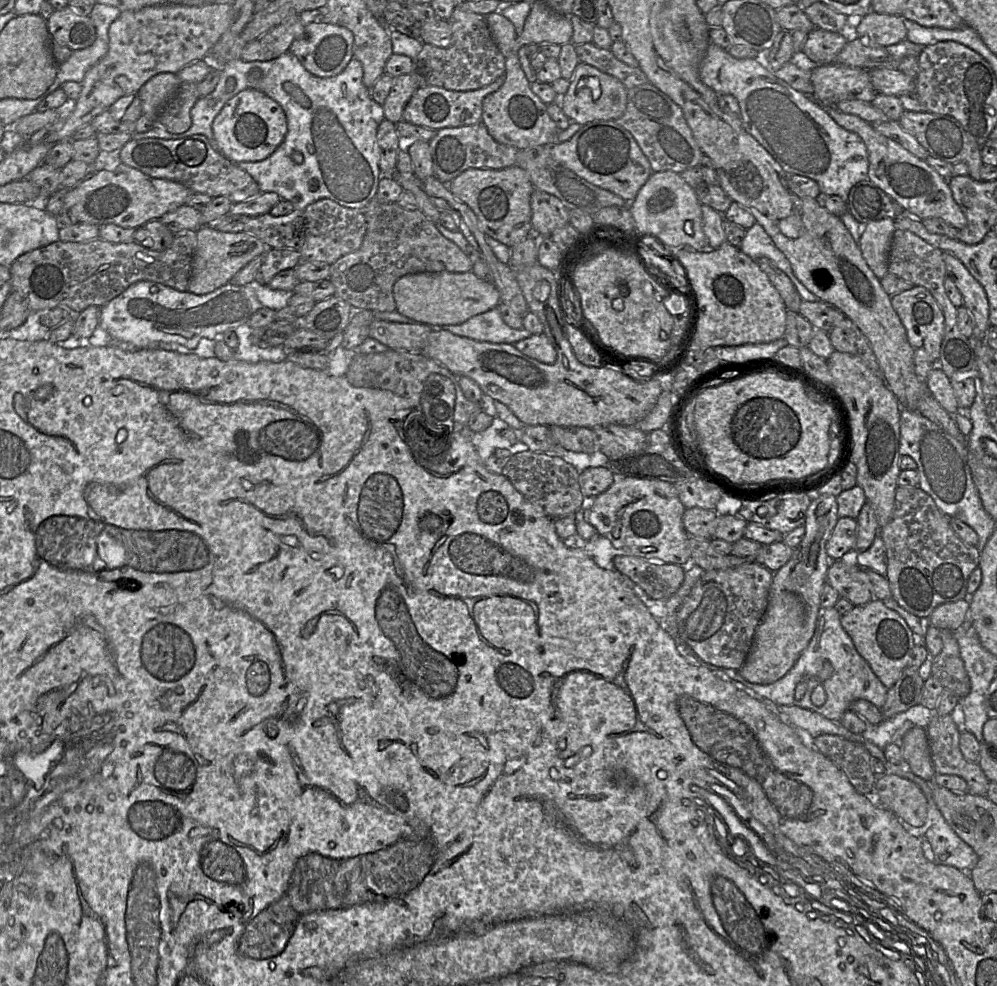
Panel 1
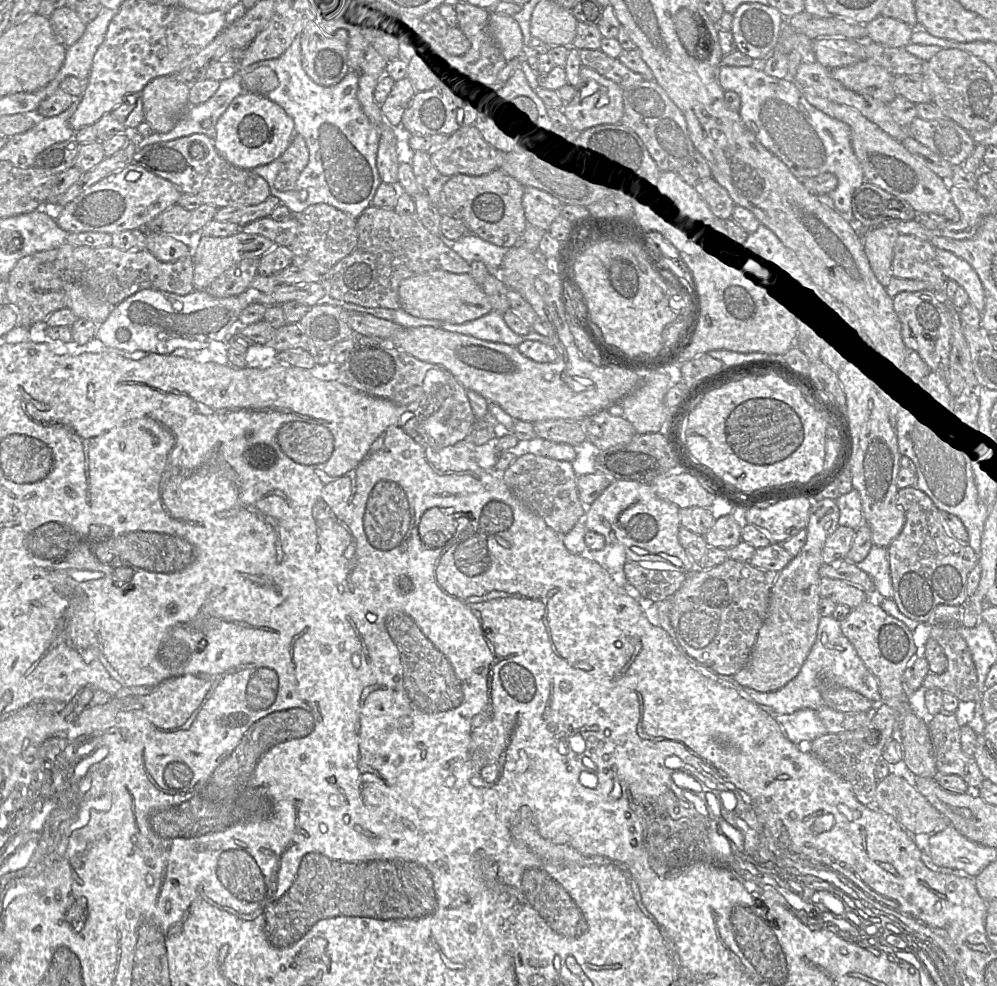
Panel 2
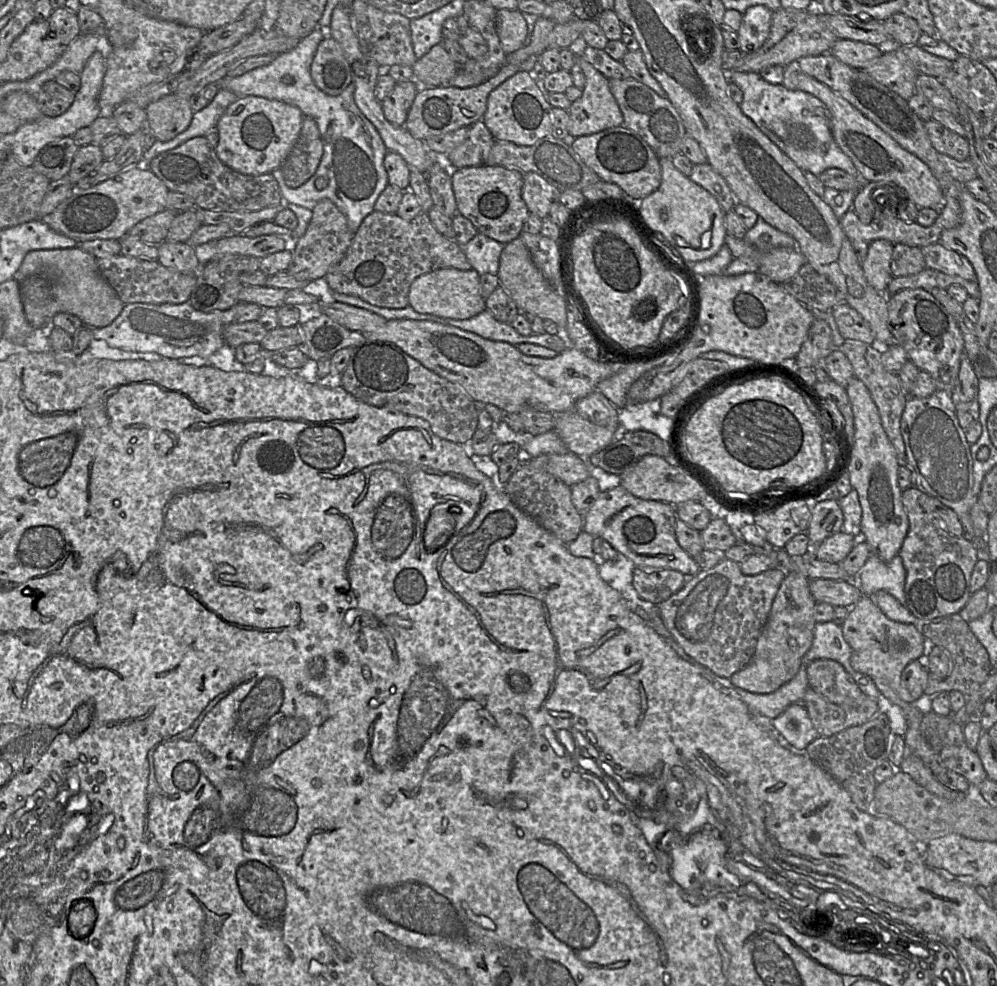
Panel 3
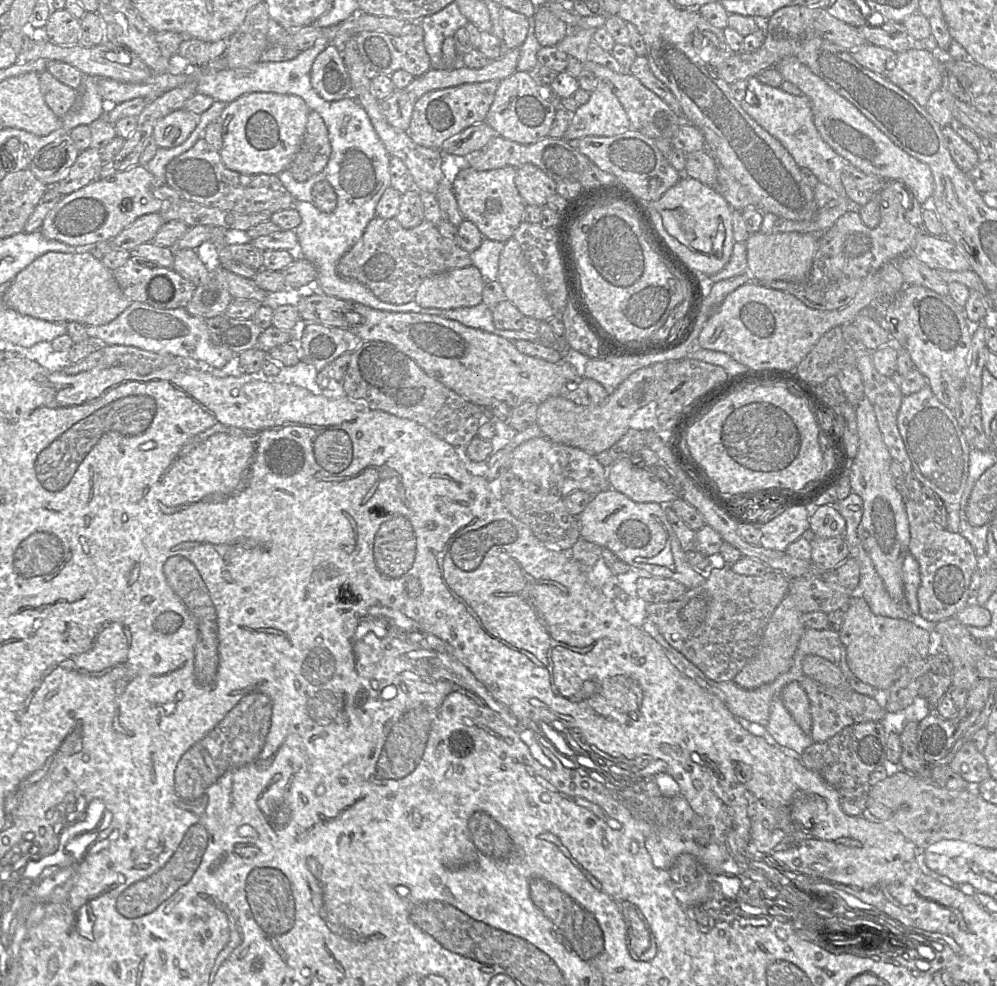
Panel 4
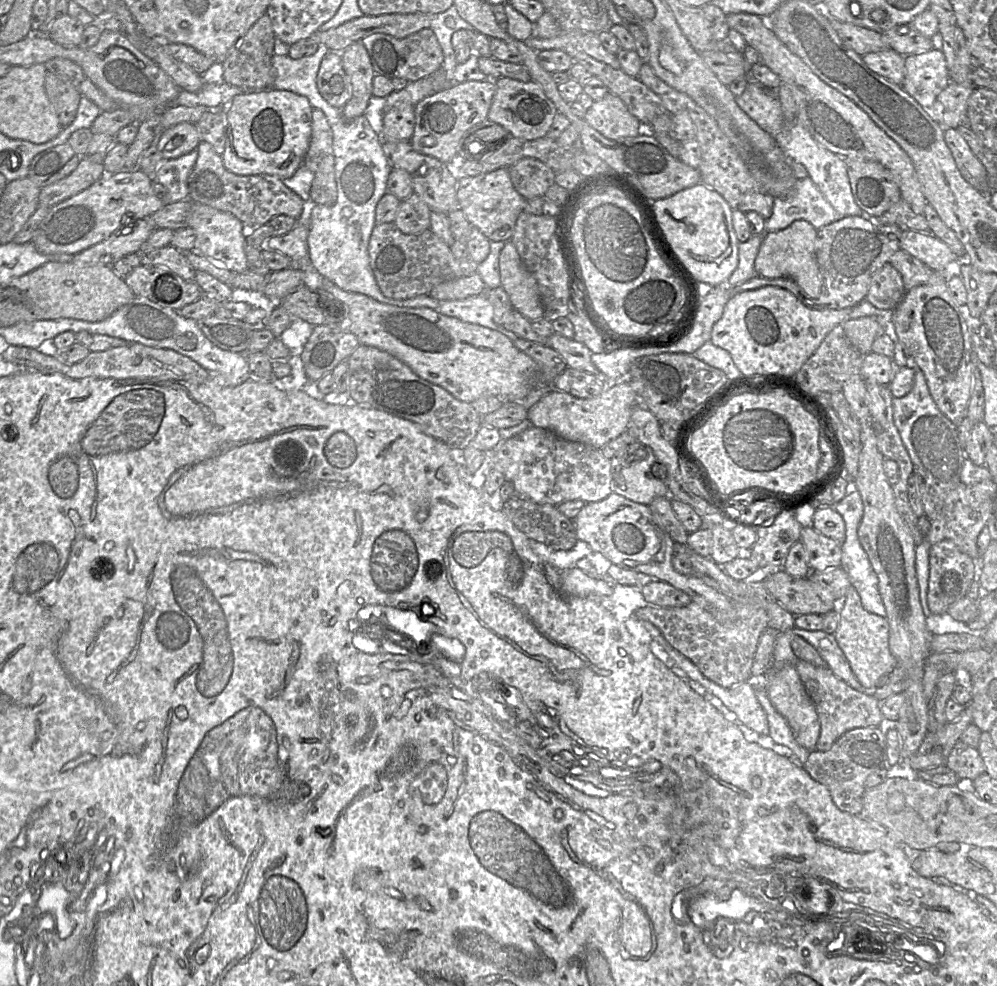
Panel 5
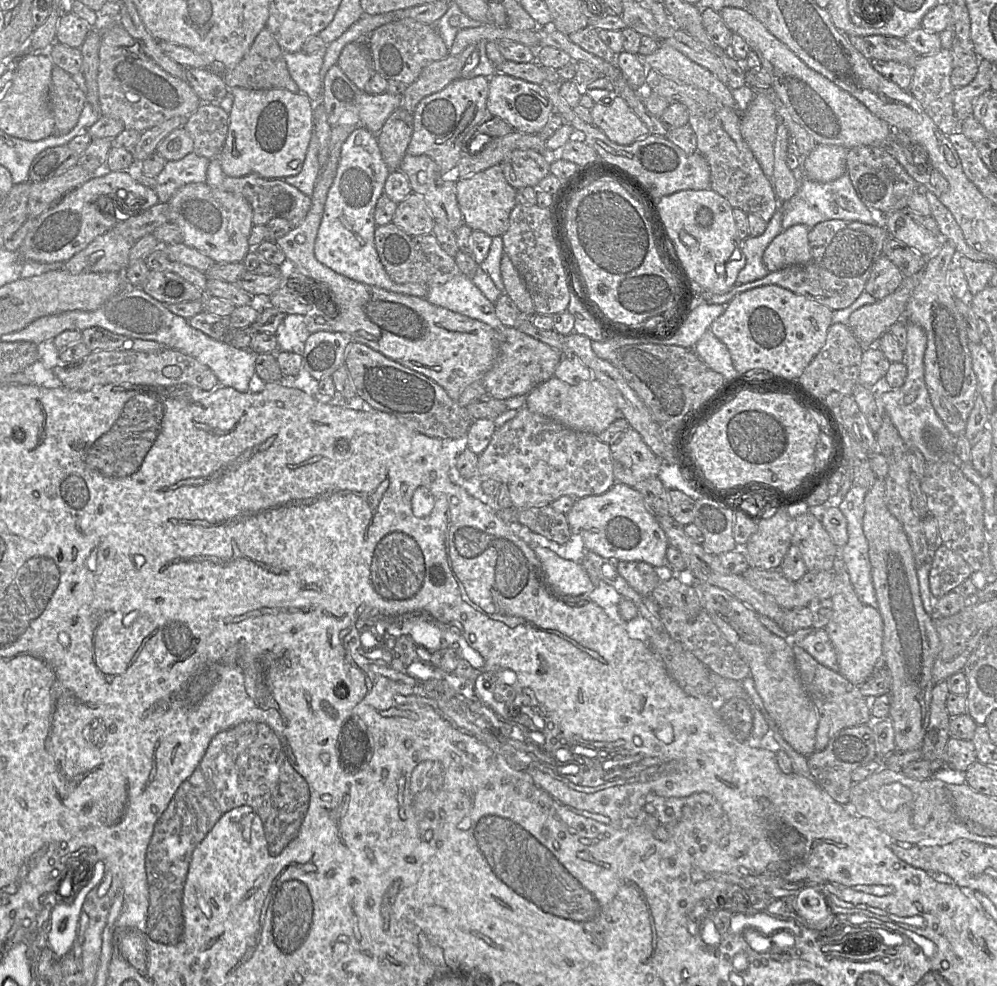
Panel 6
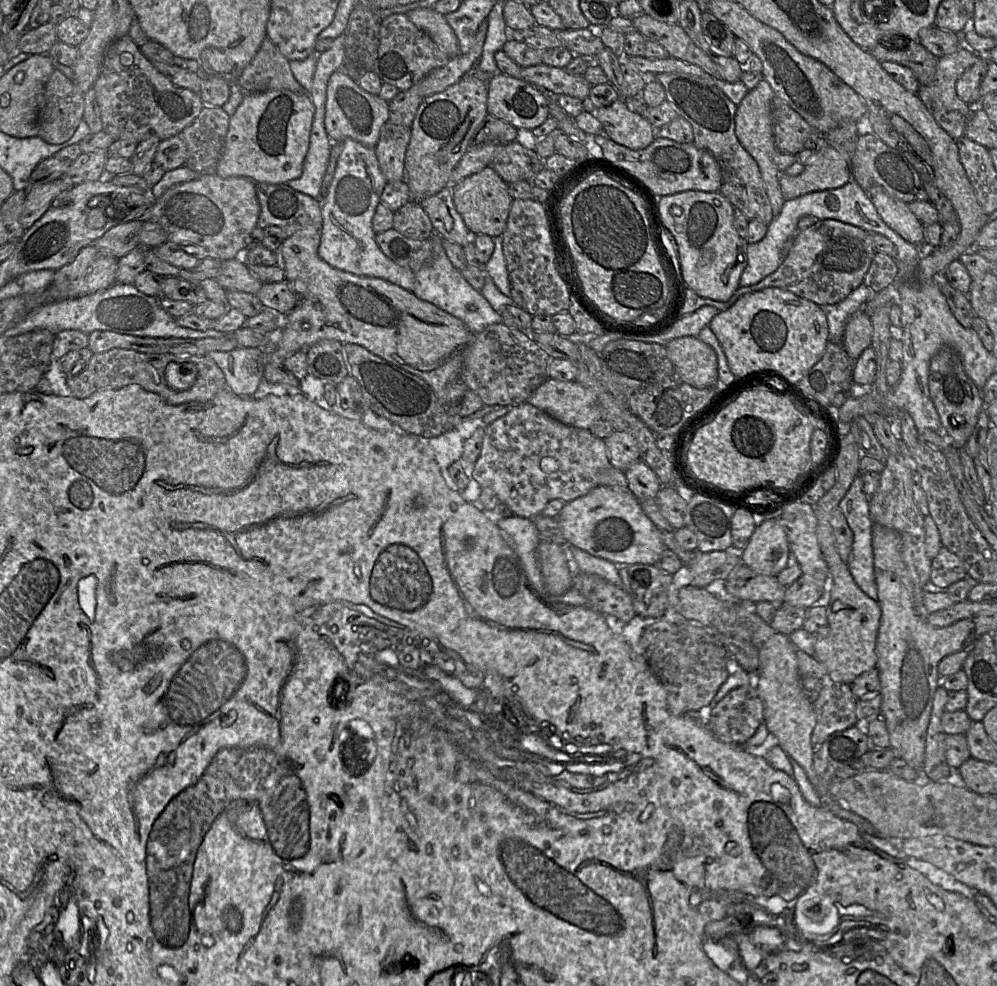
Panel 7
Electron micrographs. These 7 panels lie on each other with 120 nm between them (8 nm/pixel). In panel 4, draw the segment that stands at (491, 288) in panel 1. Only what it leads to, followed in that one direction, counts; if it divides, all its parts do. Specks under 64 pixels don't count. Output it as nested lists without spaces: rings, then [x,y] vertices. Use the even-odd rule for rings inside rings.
[[[473,265],[425,278],[414,301],[424,308],[444,310],[474,307],[482,303],[484,282]]]

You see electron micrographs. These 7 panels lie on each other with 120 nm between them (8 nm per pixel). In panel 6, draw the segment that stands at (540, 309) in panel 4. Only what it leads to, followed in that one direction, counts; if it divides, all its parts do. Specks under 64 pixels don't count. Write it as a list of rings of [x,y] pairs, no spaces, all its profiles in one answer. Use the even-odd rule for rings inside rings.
[[[505,253],[501,258],[500,271],[504,293],[509,296],[524,316],[532,318],[535,315],[535,308],[531,296],[523,279]]]

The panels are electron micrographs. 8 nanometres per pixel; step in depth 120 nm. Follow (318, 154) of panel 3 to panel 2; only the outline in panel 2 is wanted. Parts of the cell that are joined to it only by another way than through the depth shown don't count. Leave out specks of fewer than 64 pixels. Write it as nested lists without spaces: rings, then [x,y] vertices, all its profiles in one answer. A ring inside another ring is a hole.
[[[295,135],[288,148],[280,156],[280,171],[275,179],[275,187],[279,191],[290,191],[309,162],[309,150],[305,139]]]

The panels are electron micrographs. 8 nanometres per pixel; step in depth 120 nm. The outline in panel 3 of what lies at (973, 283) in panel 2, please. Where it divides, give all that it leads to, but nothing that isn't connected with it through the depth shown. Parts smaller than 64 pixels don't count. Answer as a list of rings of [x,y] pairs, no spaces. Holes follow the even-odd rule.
[[[939,242],[921,248],[926,268],[969,281],[976,280],[976,274],[969,260],[958,252],[945,248]]]

